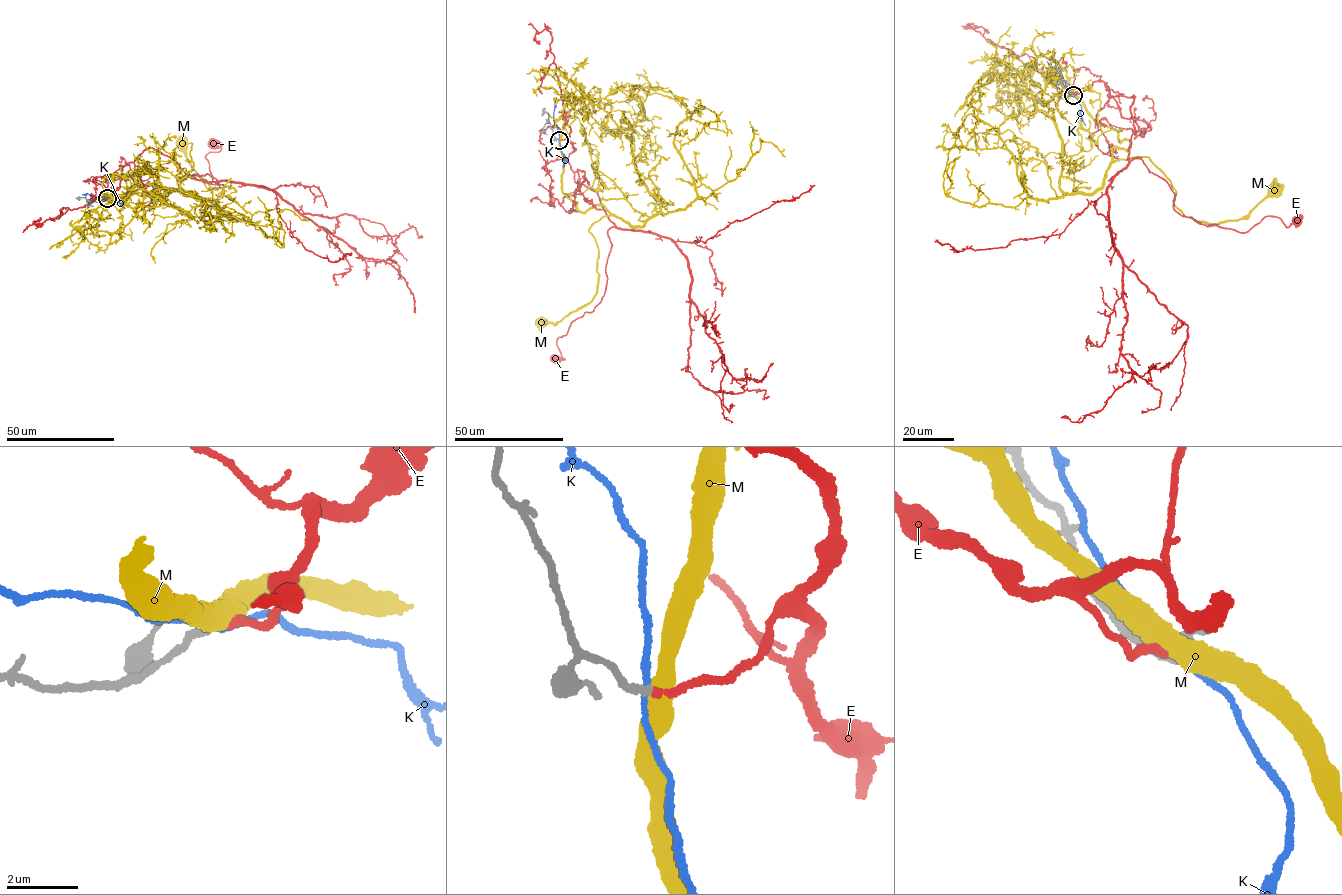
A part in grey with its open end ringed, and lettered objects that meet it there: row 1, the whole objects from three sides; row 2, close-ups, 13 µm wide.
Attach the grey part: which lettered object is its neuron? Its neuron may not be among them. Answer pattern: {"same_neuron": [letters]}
{"same_neuron": ["E"]}

